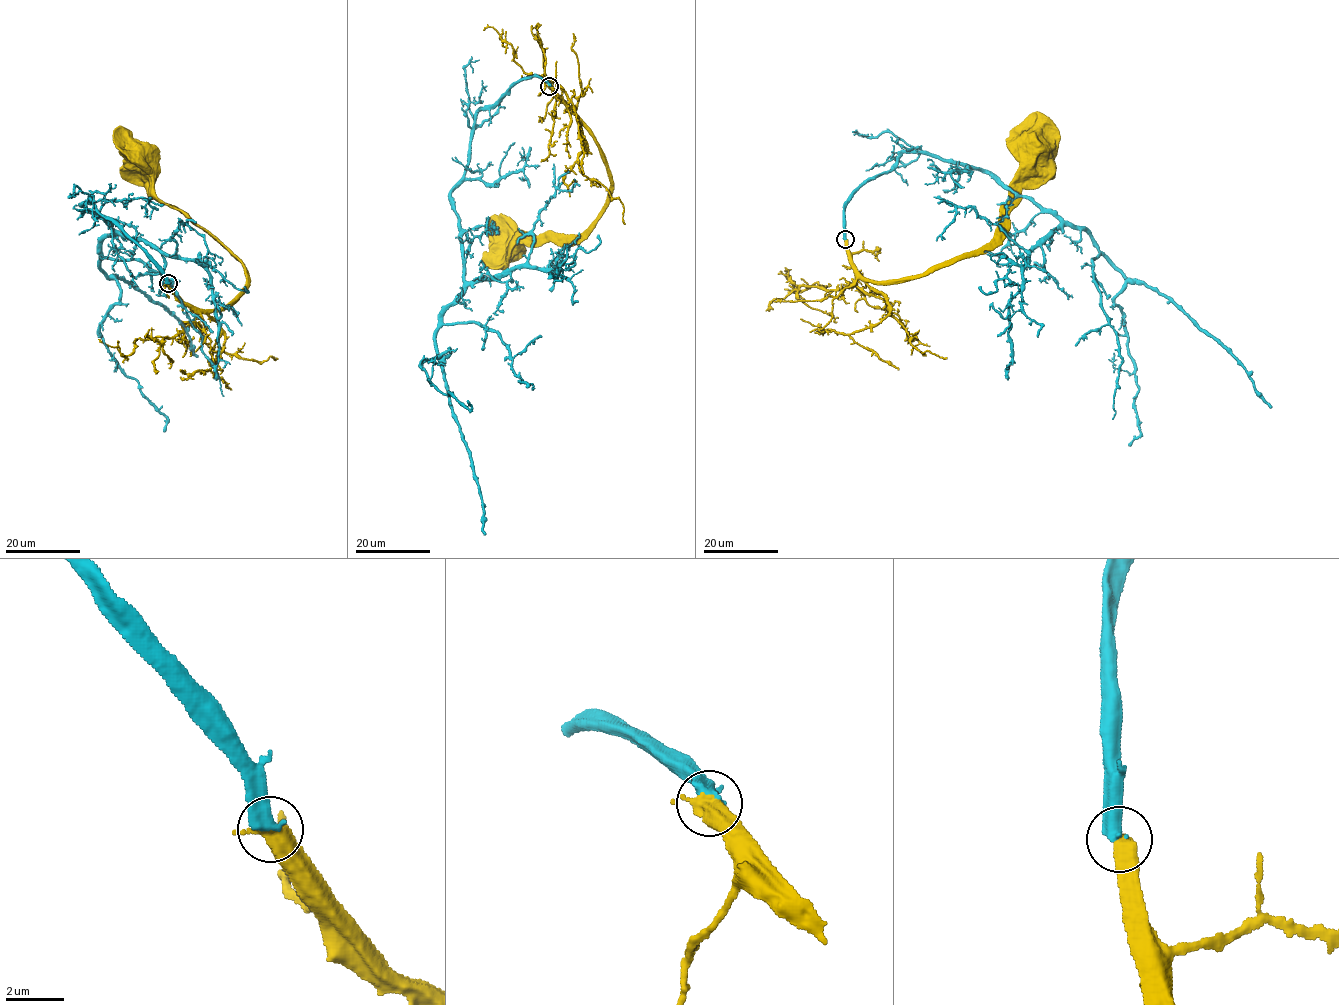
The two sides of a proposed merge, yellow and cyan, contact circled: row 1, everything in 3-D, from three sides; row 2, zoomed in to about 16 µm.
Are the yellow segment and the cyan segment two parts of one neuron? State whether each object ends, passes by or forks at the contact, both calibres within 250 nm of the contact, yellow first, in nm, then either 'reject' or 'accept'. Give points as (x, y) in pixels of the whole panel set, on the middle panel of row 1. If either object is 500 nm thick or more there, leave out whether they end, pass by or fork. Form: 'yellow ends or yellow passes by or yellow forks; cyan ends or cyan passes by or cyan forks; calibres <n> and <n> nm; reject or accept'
calibres 440 and 550 nm; reject

